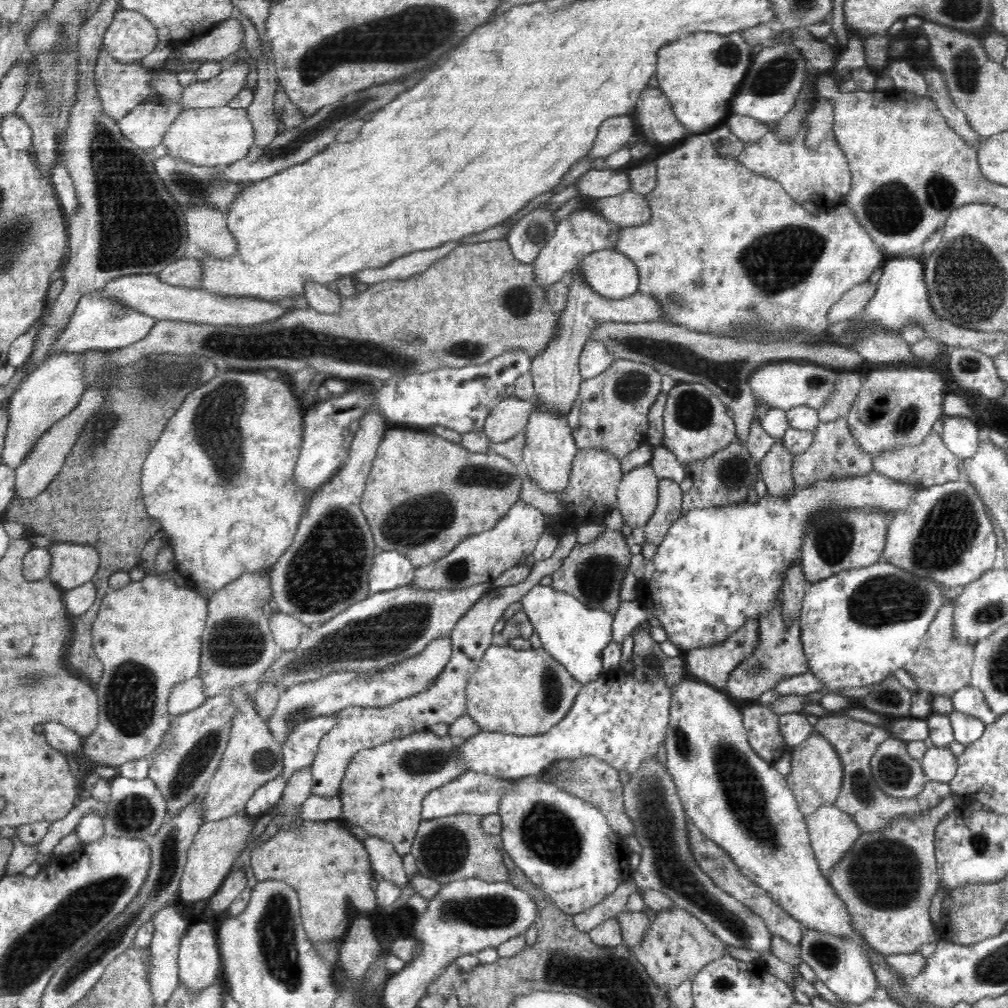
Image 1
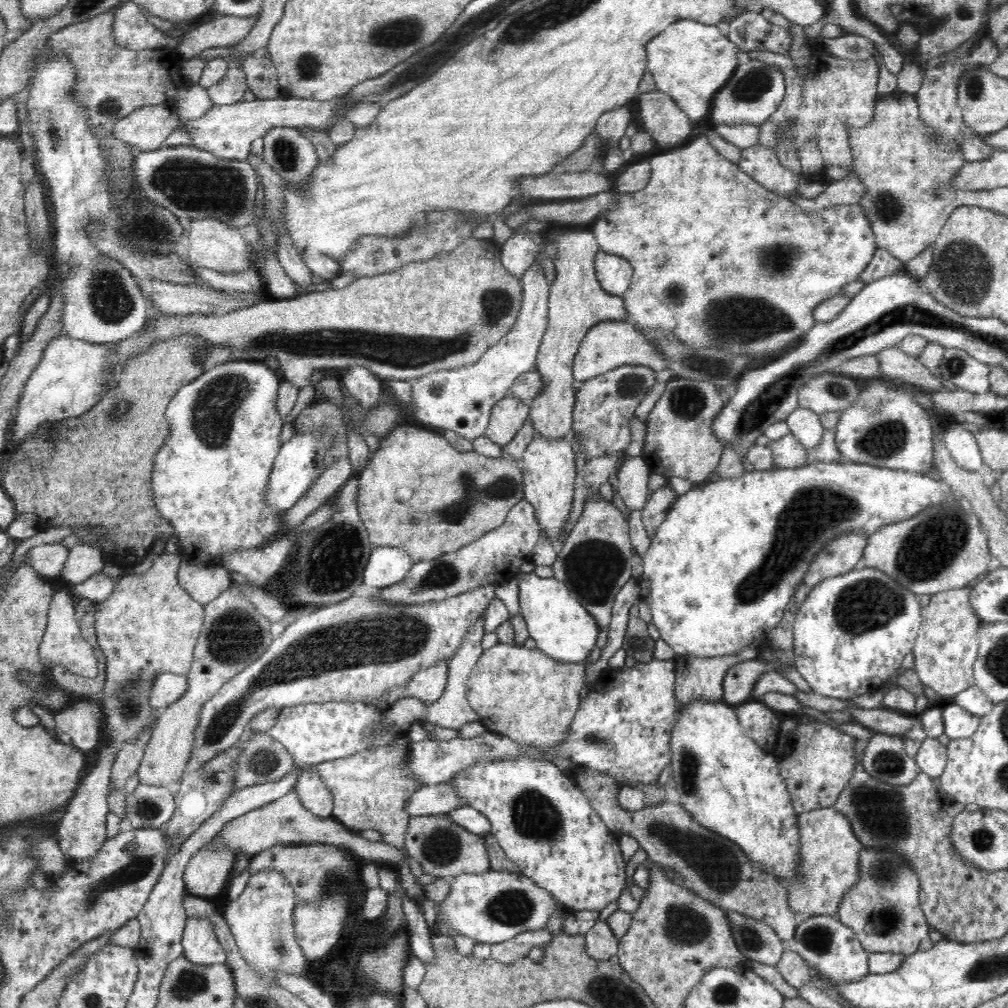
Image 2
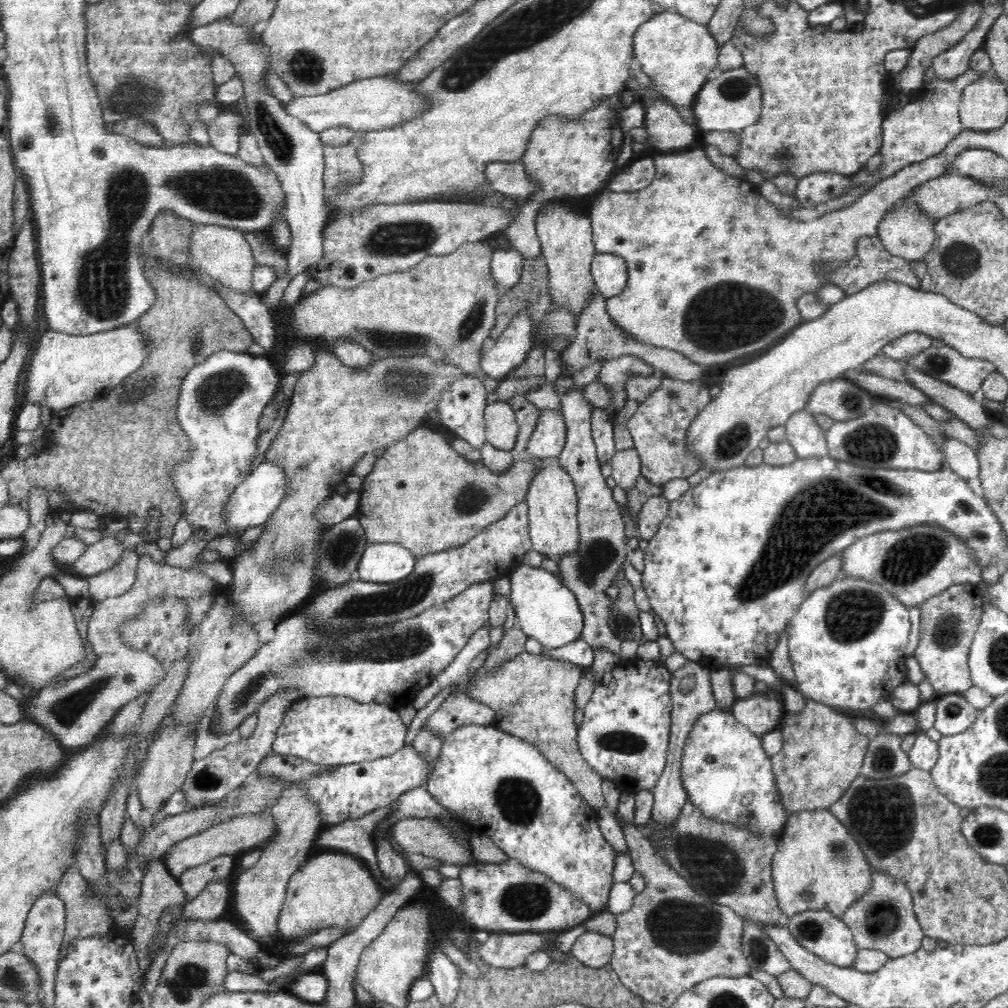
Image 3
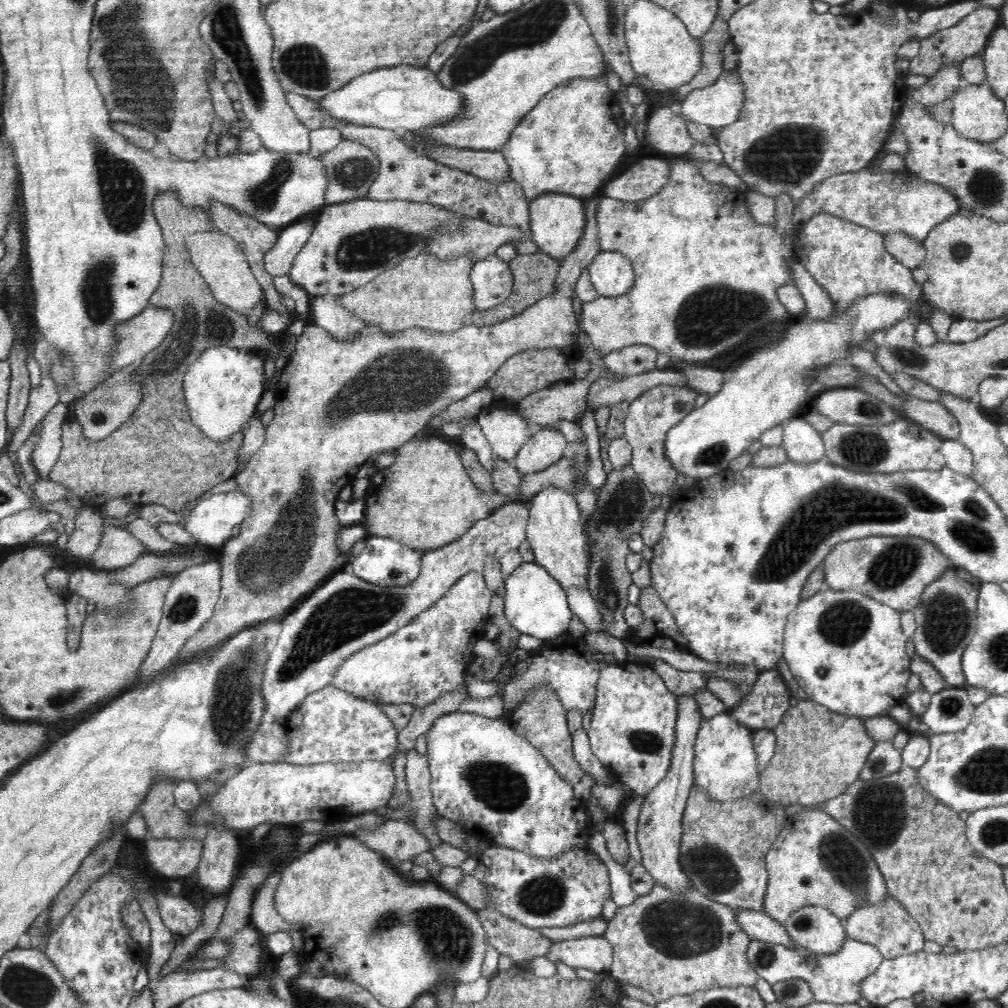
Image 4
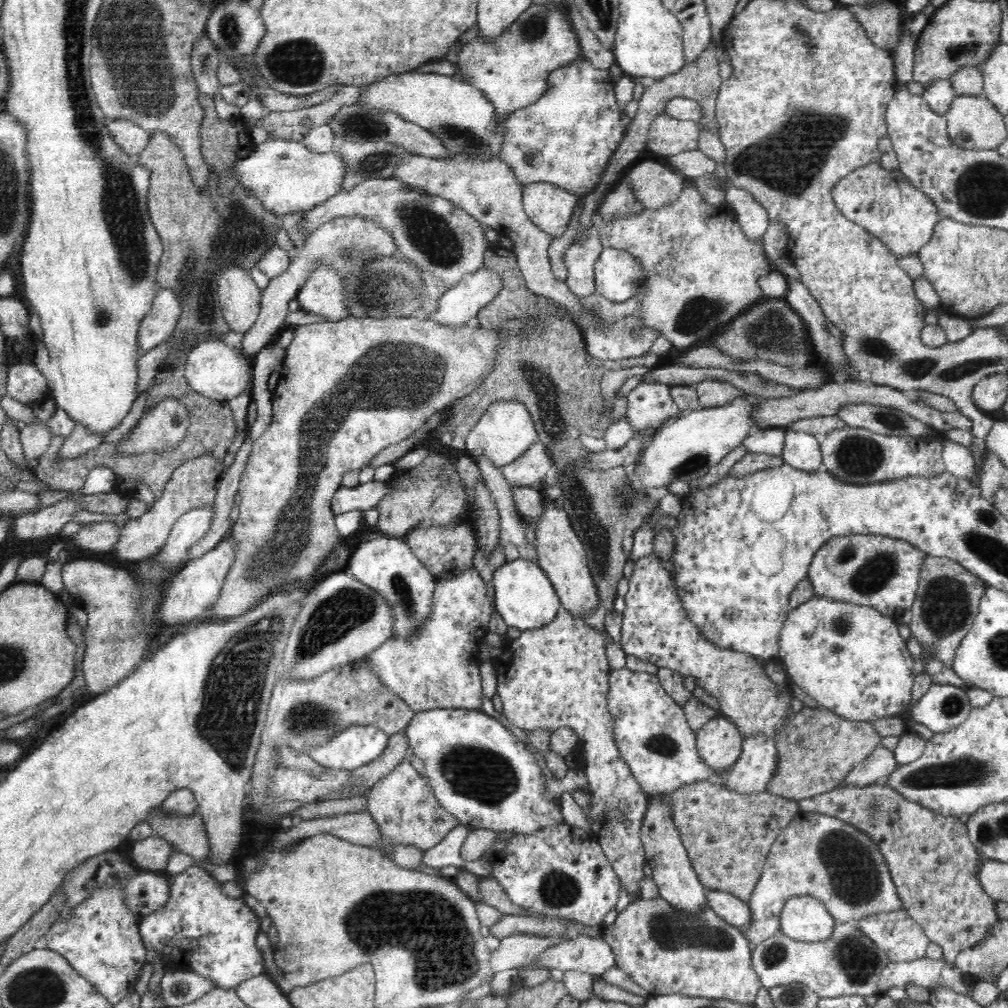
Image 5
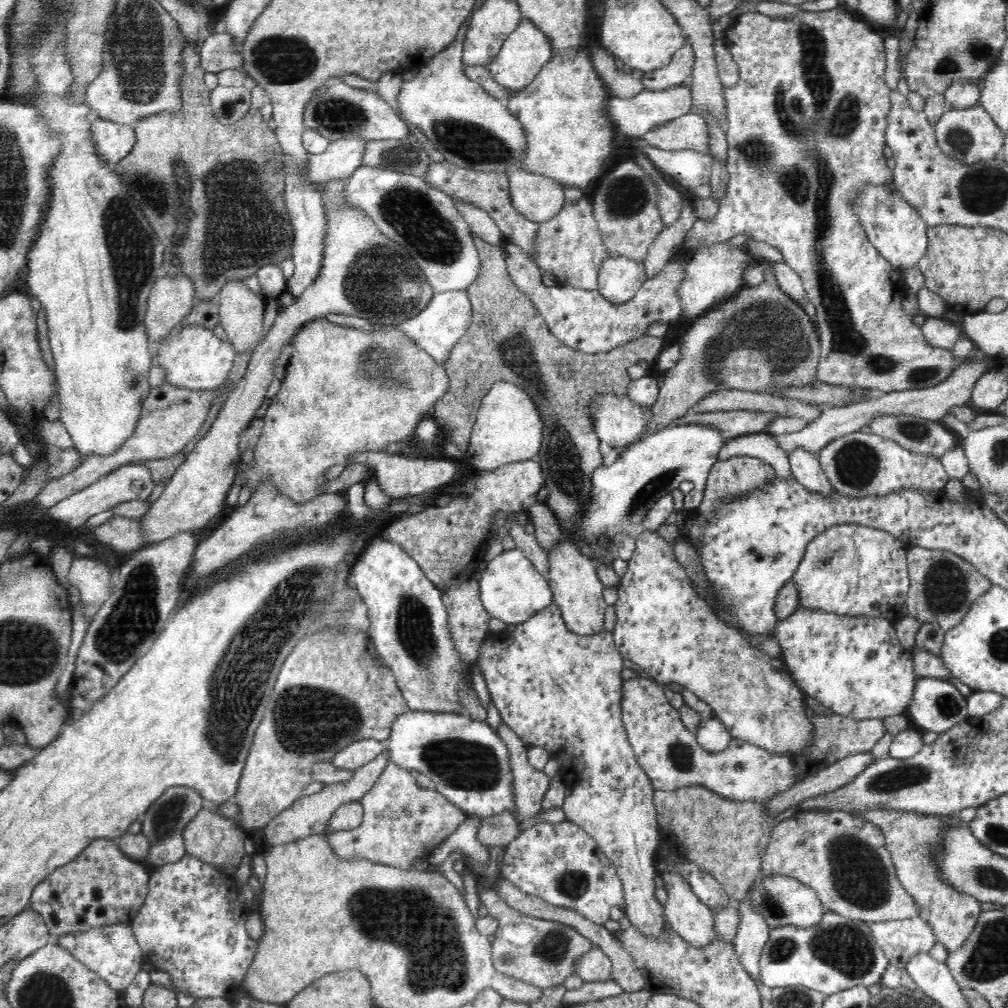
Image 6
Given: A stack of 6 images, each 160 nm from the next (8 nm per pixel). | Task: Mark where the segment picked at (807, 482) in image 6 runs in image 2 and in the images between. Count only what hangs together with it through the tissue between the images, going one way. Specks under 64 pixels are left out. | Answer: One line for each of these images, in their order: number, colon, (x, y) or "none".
2: (804, 424)
3: (808, 440)
4: (803, 443)
5: (802, 450)

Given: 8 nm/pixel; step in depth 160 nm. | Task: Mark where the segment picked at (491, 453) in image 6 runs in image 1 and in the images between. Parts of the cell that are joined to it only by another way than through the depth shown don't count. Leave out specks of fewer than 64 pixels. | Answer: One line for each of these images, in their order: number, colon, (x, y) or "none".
1: (509, 417)
2: (508, 414)
3: (502, 429)
4: (506, 431)
5: (505, 431)

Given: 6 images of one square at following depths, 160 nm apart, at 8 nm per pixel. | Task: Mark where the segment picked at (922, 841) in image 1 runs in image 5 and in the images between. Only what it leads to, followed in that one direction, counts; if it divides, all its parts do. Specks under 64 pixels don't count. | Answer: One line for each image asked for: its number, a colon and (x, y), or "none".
2: (882, 908)
3: (884, 918)
4: (888, 925)
5: (894, 932)

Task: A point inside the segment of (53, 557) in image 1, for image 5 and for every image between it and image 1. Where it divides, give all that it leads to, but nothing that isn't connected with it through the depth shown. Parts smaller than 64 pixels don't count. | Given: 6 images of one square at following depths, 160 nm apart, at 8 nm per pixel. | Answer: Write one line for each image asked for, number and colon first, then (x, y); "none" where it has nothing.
2: (83, 561)
3: (99, 556)
4: (118, 548)
5: (195, 484)

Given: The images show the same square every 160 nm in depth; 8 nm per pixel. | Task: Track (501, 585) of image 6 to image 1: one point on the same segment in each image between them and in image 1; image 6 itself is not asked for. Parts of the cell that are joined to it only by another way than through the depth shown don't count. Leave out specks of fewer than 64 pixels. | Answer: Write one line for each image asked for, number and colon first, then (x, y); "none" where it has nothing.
1: (574, 634)
2: (562, 628)
3: (546, 610)
4: (535, 603)
5: (523, 595)

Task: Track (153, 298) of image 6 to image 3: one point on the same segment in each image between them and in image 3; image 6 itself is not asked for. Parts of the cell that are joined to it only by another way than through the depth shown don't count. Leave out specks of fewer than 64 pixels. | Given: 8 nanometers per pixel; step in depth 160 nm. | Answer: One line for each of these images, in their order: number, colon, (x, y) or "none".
3: (66, 370)
4: (140, 335)
5: (156, 327)

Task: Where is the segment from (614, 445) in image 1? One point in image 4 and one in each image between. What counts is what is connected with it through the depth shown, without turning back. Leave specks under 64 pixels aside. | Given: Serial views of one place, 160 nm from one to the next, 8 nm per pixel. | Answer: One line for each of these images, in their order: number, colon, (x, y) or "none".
2: (604, 404)
3: (613, 374)
4: (635, 359)

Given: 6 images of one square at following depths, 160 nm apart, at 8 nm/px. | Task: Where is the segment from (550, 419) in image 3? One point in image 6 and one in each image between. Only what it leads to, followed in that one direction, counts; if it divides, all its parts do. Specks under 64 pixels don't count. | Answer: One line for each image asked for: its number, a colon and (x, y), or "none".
4: (545, 448)
5: (535, 464)
6: (448, 539)

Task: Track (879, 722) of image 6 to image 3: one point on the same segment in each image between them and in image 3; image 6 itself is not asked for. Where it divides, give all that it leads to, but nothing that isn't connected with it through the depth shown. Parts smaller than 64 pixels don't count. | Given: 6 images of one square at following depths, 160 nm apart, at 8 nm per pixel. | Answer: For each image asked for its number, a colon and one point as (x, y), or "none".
3: (822, 754)
4: (819, 753)
5: (816, 749)

